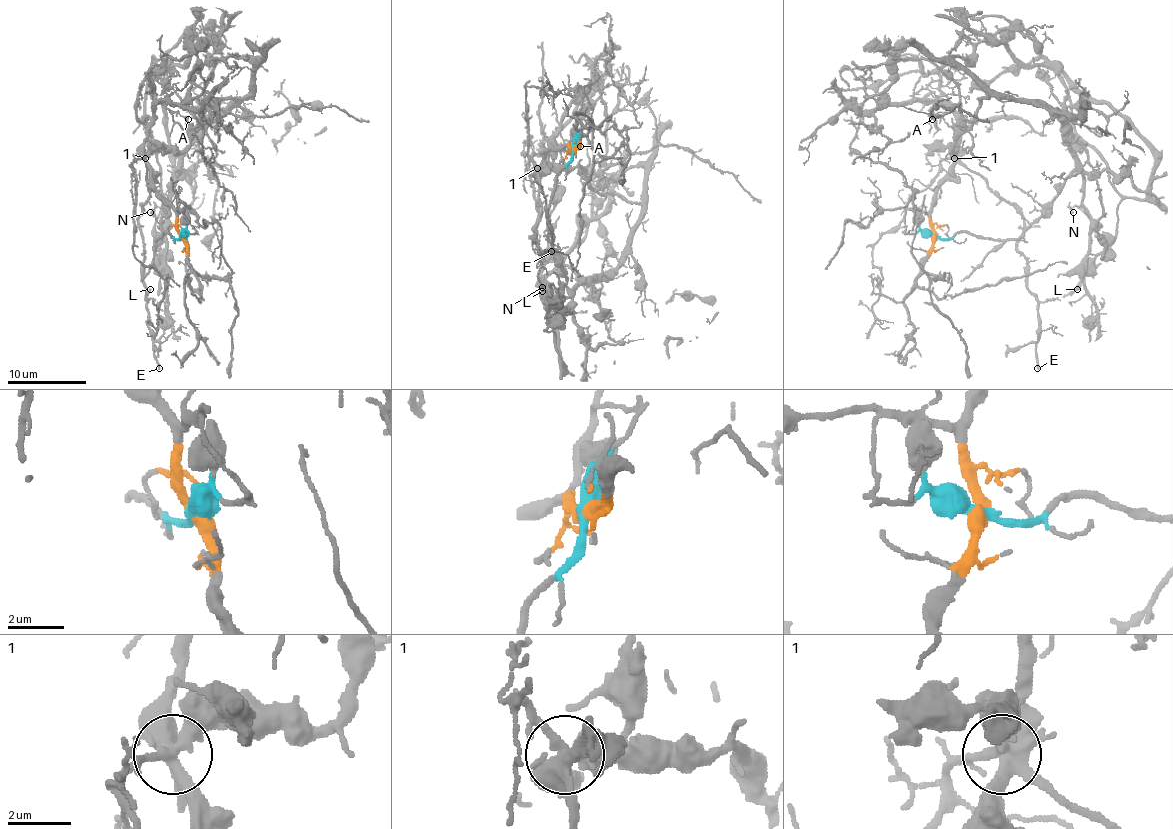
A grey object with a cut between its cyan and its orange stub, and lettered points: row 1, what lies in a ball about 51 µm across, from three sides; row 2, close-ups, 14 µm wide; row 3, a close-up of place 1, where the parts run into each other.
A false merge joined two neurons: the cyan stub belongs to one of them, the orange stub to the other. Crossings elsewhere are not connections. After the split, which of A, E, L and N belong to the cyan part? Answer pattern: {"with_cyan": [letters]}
{"with_cyan": ["N"]}

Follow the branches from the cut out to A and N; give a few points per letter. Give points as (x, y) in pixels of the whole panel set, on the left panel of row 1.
A: (181, 236), (177, 228), (177, 212), (156, 188), (146, 163), (144, 139), (158, 103), (187, 119)
N: (181, 236), (166, 232), (156, 240), (162, 232), (162, 208), (169, 198), (175, 171), (171, 200), (150, 212)

